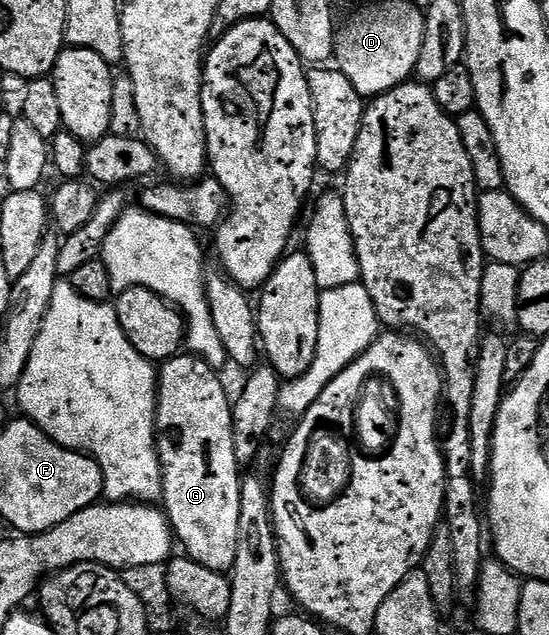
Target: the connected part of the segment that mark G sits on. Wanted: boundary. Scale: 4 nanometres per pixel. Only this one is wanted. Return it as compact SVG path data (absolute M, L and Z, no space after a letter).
M178 354L172 360L164 361L159 368L157 382L157 455L161 458L161 490L163 493L163 511L169 518L169 526L176 539L185 547L184 555L197 564L207 566L222 574L232 573L235 566L235 554L239 551L239 502L241 501L242 465L235 458L235 434L233 433L233 404L231 396L225 393L225 384L220 380L218 369L211 367L205 360L192 354Z

